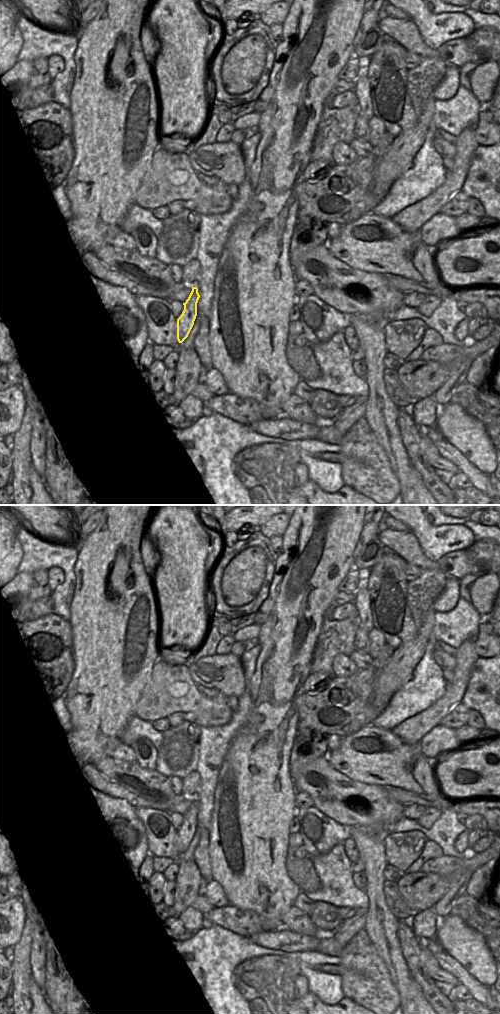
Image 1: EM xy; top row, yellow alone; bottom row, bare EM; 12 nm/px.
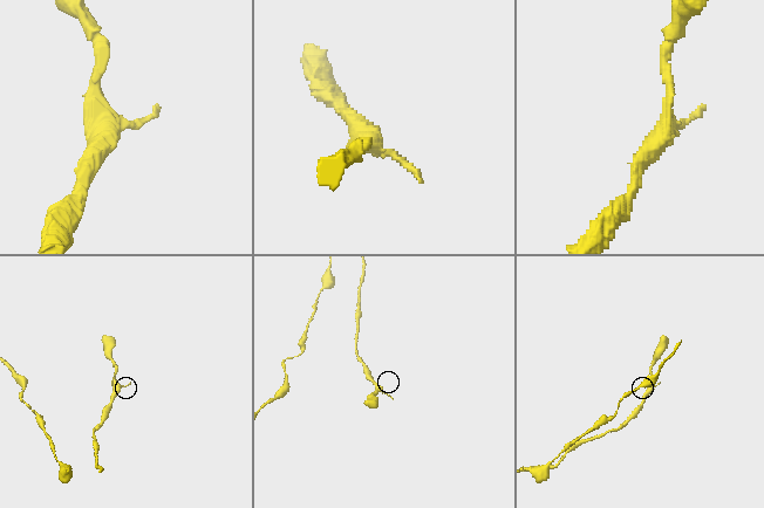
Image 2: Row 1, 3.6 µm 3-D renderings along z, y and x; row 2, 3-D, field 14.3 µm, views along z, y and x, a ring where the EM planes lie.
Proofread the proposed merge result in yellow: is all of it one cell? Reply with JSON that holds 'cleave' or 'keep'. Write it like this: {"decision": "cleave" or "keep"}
{"decision": "keep"}

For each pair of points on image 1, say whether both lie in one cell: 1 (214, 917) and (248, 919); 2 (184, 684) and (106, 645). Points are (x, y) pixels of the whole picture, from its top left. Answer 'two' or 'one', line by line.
1: one
2: two

